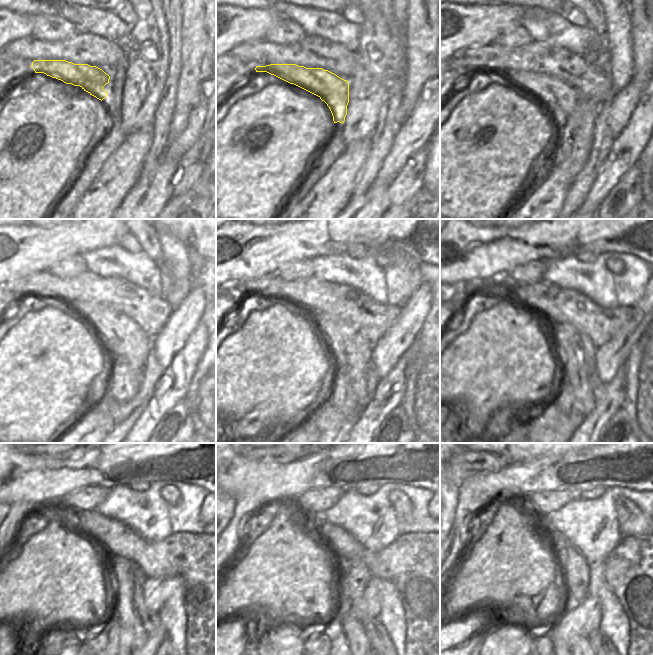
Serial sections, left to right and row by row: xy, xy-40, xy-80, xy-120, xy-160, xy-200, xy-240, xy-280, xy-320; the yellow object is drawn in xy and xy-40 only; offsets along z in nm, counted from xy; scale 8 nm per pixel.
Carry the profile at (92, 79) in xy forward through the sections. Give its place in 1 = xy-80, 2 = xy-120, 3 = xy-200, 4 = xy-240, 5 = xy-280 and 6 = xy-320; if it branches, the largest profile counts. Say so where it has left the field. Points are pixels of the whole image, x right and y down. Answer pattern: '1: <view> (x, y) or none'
1: xy-80 (561, 99)
2: xy-120 (113, 327)
3: xy-200 (573, 348)
4: xy-240 (121, 571)
5: xy-280 (353, 628)
6: xy-320 (581, 646)

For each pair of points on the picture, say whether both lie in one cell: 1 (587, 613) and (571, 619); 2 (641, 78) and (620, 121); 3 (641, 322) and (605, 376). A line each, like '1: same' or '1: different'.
1: same
2: different
3: same

